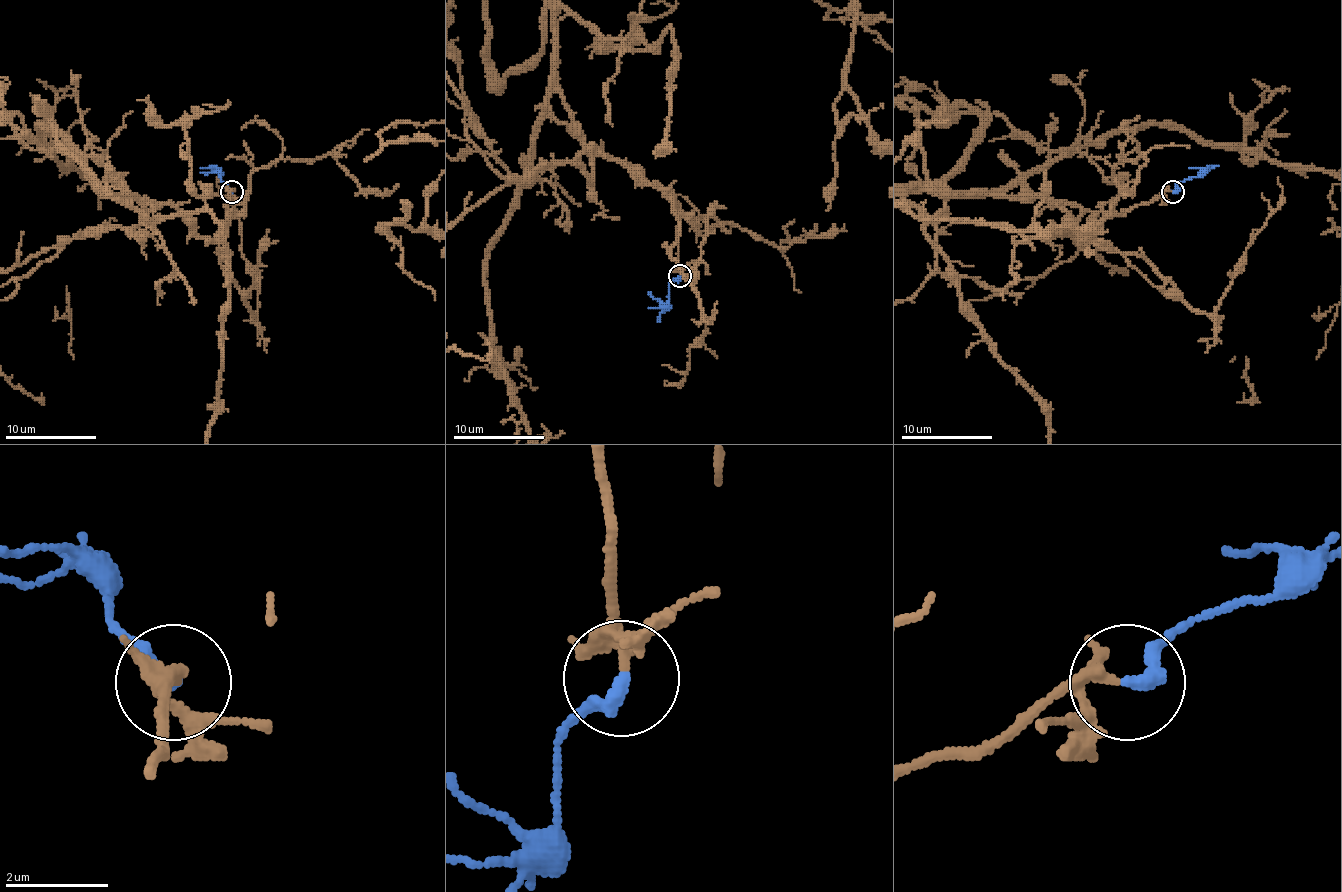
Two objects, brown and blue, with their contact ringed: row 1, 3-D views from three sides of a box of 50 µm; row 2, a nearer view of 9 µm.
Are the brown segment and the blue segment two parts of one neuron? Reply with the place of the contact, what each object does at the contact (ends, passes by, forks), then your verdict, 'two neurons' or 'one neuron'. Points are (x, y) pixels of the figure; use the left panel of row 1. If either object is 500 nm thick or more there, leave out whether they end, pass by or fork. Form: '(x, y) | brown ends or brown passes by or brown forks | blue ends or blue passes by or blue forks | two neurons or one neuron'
(232, 191) | brown forks | blue ends | one neuron

